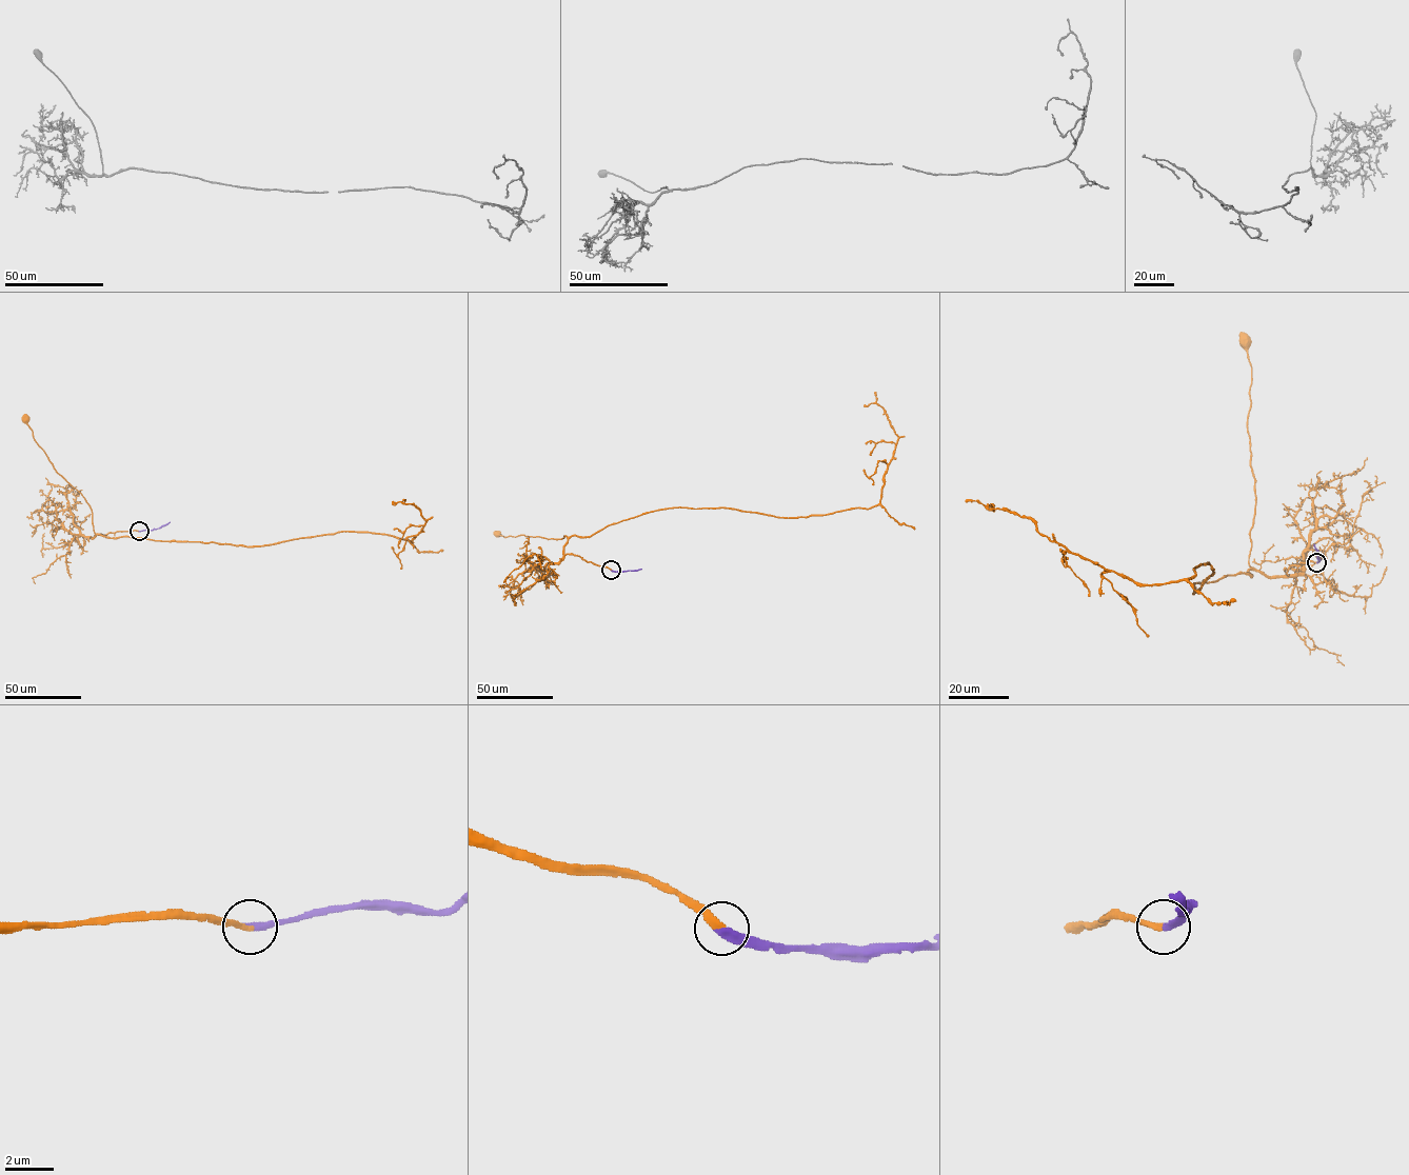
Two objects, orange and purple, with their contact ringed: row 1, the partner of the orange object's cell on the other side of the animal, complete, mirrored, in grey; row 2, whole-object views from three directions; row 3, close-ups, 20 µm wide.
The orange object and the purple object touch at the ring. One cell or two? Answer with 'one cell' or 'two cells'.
one cell

